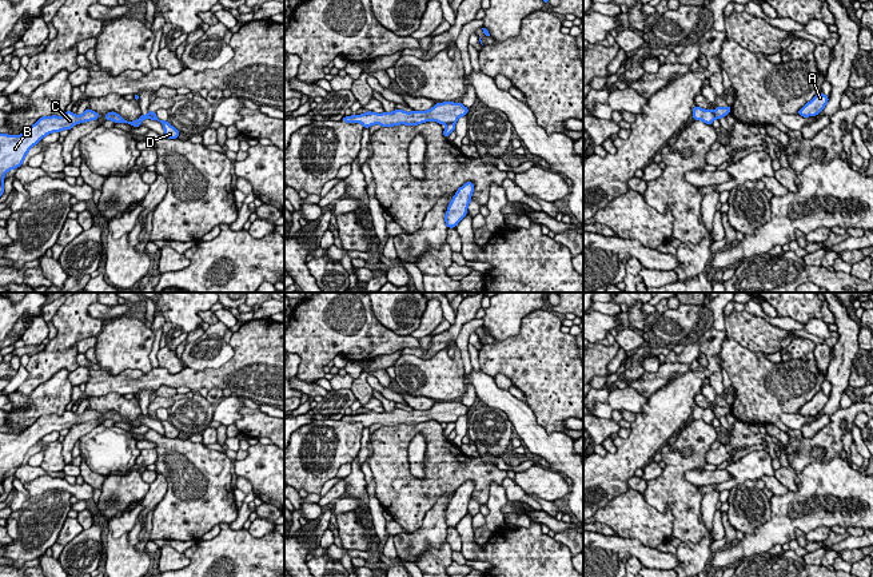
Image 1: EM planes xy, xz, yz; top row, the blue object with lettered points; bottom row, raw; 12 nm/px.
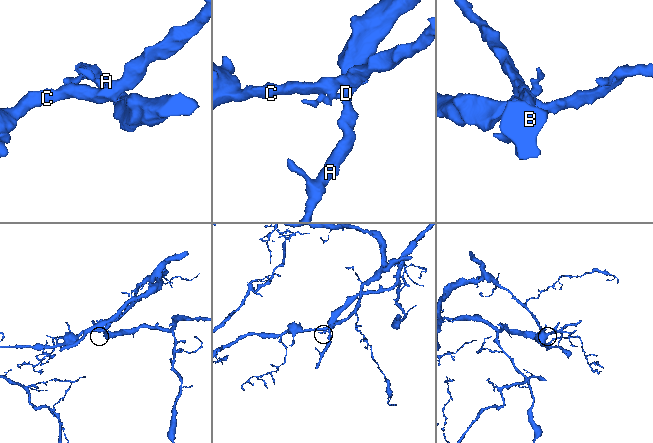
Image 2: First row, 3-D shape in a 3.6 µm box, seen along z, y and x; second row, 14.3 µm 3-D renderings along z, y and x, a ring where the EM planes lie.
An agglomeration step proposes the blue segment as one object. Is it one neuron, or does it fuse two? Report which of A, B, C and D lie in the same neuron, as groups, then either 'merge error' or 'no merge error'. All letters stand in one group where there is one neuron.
groups A D / B C; merge error

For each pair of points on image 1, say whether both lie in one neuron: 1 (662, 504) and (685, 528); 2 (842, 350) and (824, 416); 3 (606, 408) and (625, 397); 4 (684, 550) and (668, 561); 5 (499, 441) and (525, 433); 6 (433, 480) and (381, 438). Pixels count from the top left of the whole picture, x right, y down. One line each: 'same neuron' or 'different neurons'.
1: same neuron
2: same neuron
3: same neuron
4: different neurons
5: different neurons
6: same neuron

